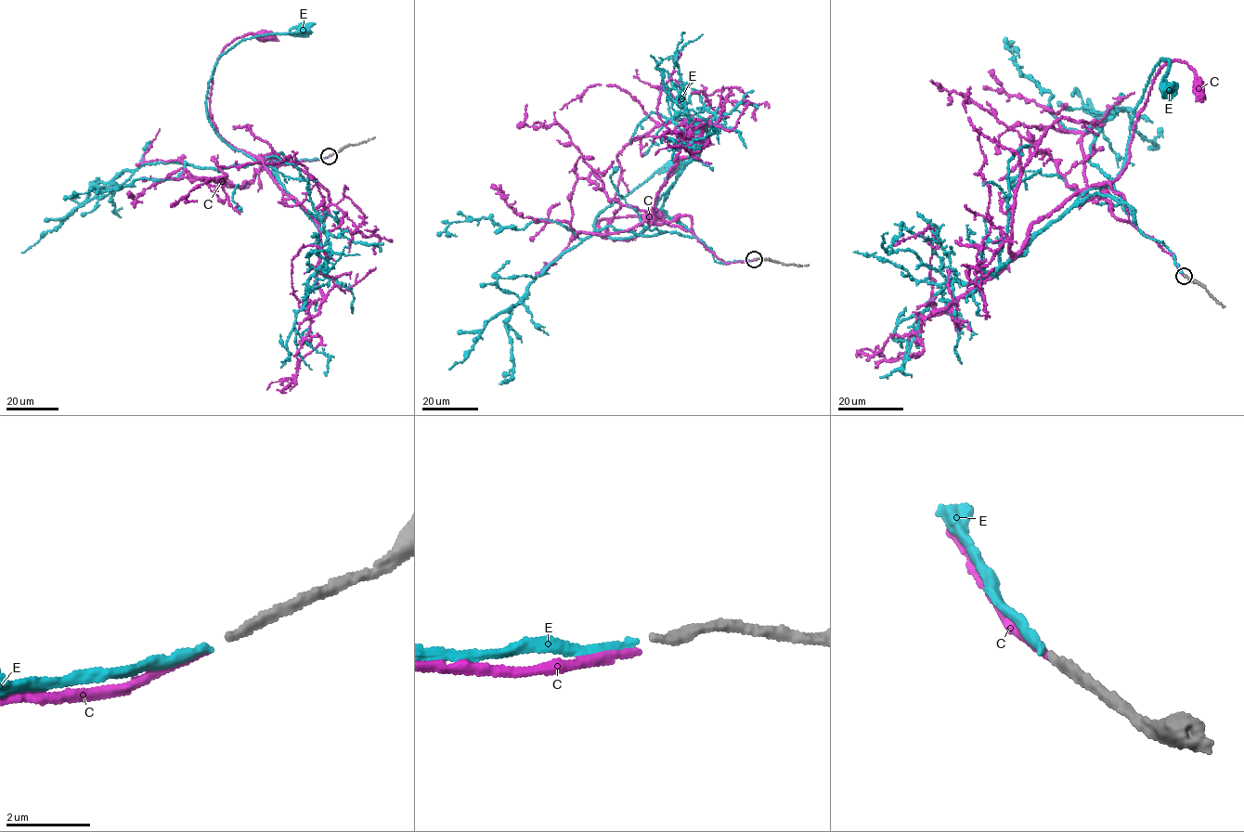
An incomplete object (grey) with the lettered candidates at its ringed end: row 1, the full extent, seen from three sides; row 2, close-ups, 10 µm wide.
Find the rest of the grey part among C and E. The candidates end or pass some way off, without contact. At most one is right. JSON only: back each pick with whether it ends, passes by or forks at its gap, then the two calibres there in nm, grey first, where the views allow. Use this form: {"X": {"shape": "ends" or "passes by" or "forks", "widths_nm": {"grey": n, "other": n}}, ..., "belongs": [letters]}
{"E": {"shape": "ends", "widths_nm": {"grey": 200, "other": 190}}, "belongs": ["E"]}

